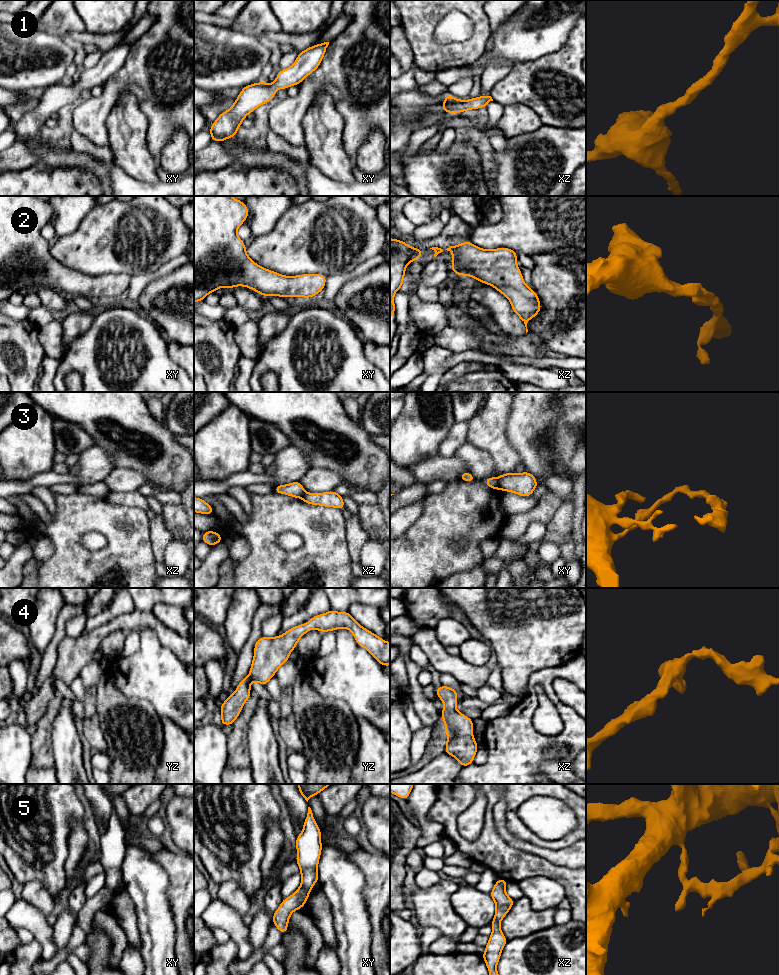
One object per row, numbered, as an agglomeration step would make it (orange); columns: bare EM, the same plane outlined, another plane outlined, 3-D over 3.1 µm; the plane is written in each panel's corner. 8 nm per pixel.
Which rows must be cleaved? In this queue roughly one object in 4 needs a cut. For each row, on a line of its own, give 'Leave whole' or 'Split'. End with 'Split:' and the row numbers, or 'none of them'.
1: Leave whole
2: Leave whole
3: Split
4: Leave whole
5: Split
Split: 3, 5

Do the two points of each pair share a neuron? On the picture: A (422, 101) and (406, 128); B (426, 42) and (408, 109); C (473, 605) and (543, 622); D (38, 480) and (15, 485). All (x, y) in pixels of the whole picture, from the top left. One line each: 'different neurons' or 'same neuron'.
A: same neuron
B: different neurons
C: same neuron
D: same neuron

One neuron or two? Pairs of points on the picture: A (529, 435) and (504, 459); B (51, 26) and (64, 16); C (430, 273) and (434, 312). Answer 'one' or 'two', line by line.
A: two
B: one
C: two

